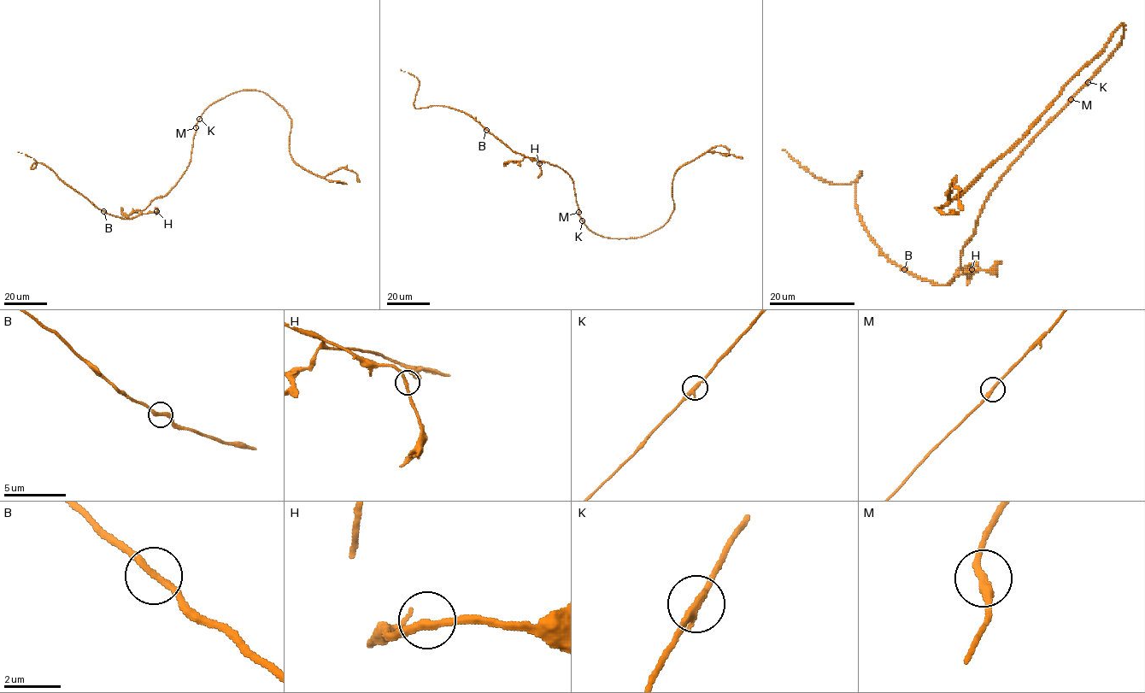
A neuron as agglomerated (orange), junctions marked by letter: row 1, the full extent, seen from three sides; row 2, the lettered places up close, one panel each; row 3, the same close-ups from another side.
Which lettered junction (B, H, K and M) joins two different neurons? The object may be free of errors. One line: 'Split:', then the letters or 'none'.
Split: none

